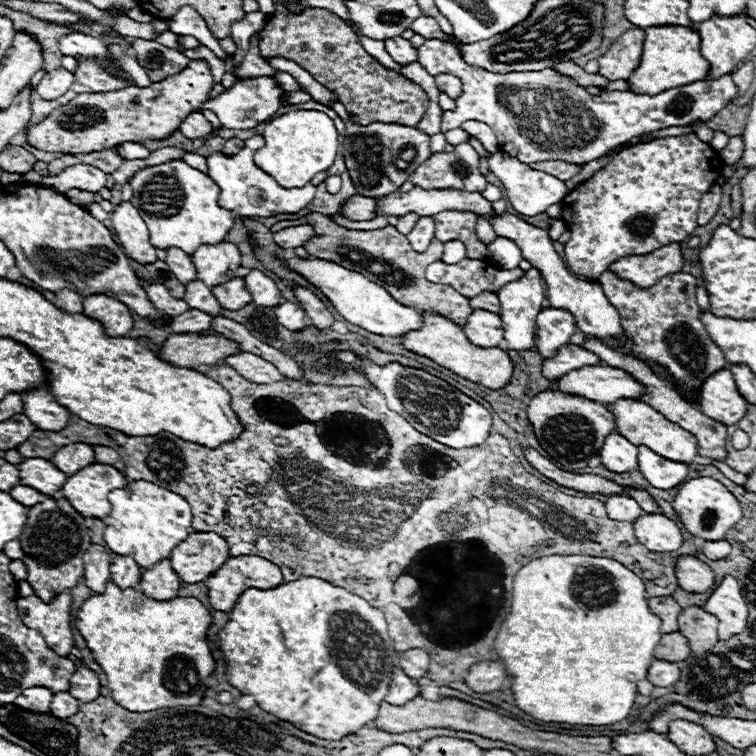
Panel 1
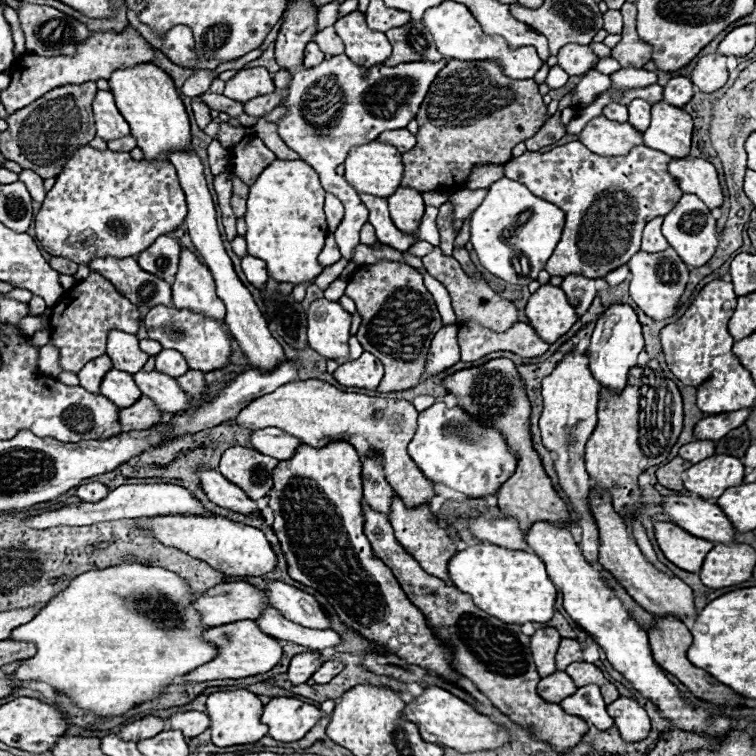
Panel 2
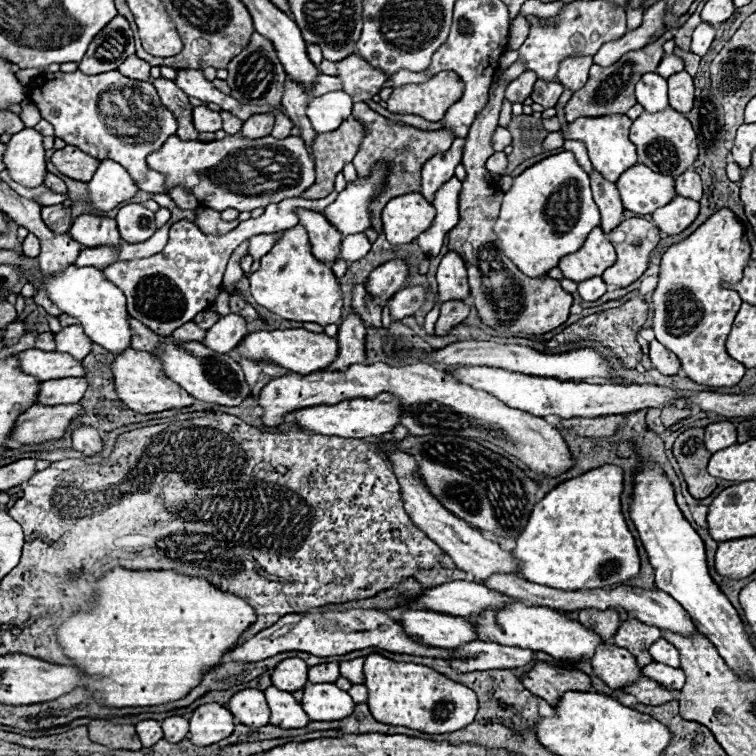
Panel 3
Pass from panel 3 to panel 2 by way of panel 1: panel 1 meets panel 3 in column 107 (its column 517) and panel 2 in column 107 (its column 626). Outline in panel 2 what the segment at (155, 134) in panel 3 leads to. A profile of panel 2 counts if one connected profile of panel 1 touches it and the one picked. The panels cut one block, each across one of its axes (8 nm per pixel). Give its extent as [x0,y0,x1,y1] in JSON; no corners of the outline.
[94,90,130,140]

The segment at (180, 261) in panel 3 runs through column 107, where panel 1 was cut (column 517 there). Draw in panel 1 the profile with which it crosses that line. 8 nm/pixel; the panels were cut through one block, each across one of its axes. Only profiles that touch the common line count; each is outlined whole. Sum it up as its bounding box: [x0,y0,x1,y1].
[426,258,524,298]

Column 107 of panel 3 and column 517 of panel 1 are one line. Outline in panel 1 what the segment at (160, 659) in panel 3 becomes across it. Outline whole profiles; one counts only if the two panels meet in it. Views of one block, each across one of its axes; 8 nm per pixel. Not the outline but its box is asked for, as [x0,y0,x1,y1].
[494,556,680,726]

